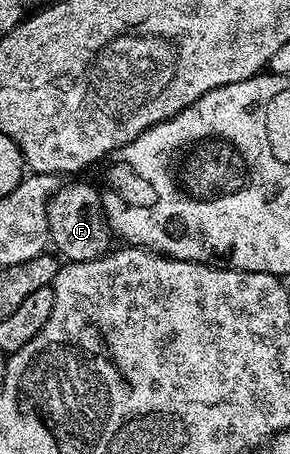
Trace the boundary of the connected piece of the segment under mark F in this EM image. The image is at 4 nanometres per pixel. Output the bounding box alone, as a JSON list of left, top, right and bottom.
[47,179,113,262]

